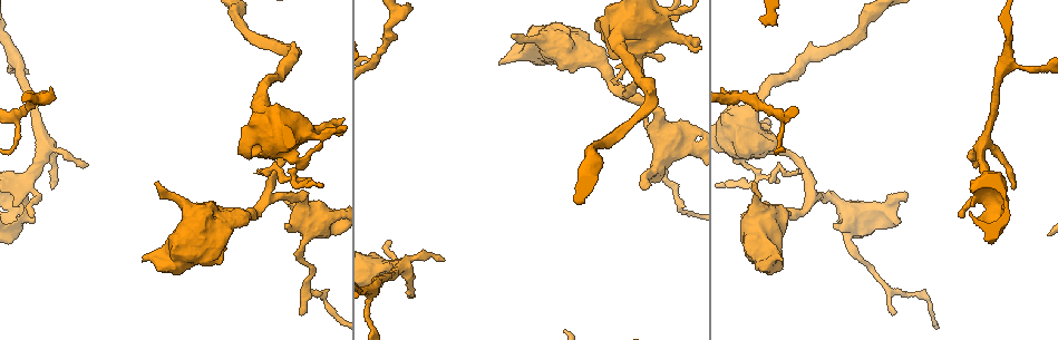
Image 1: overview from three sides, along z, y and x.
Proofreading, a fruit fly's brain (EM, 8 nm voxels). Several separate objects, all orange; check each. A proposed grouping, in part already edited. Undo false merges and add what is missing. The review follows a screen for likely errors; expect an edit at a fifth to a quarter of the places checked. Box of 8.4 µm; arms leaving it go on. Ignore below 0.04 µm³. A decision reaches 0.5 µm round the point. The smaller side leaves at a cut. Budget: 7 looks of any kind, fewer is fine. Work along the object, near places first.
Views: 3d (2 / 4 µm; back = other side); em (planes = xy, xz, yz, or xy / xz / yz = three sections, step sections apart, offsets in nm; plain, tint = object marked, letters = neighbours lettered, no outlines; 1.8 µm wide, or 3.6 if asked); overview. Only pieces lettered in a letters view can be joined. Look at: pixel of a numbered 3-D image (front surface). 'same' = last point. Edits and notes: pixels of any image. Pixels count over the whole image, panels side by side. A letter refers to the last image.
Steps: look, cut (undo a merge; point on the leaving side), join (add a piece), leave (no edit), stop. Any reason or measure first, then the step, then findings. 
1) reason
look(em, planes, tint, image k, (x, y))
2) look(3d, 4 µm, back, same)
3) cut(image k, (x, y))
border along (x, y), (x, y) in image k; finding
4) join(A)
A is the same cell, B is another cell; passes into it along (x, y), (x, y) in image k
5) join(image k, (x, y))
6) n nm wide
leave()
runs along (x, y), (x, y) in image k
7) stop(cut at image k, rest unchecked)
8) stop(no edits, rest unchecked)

calibre changes
look(em, planes, tint, image 1, (659, 132))

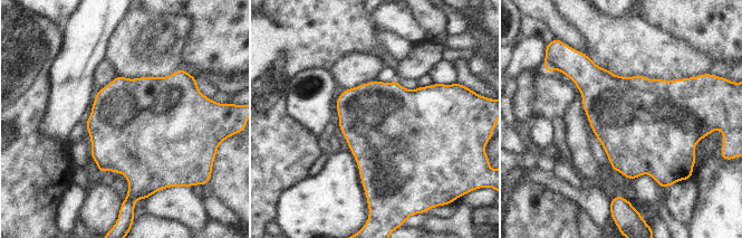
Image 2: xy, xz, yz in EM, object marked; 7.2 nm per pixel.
look(em, planes, letters, same)

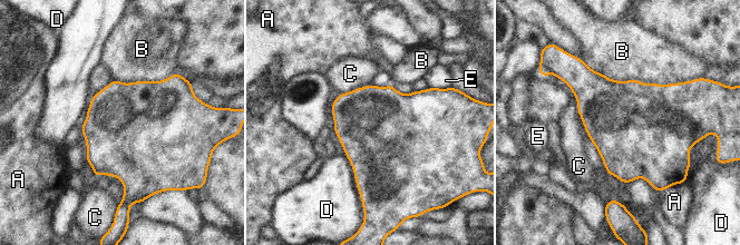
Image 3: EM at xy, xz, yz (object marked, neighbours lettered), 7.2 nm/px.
B touches over 750 nm
leave()
A, B, C, D and E are other cells; border along (371, 82), (339, 94) in image 3; one neuron here

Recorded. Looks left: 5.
an open end
look(3d, 4 µm, image 1, (303, 314))

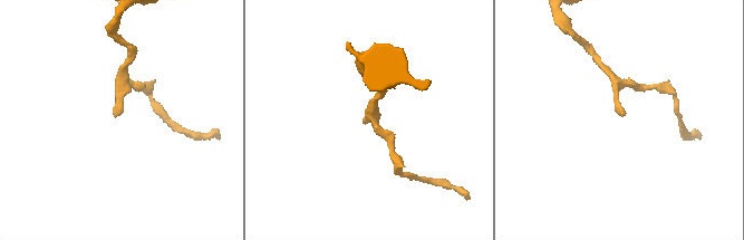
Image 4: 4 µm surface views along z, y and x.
need the tissue
look(em, planes, letters, image 4, (367, 120))

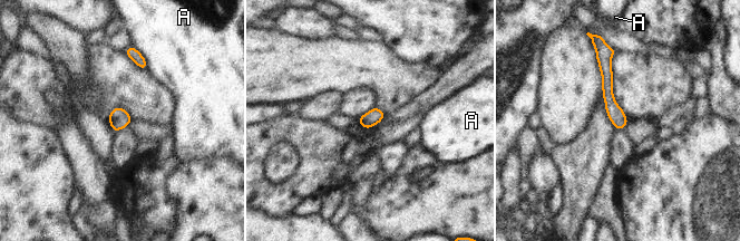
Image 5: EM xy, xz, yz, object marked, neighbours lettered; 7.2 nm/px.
leave()
A is another cell; runs along (607, 54), (607, 96), (621, 126) in image 5; no lettered piece goes on from it

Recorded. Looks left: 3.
free end
look(3d, 2 µm, image 1, (142, 260))

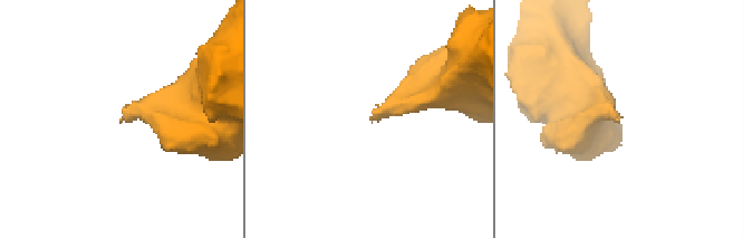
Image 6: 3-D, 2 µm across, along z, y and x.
need the tissue
look(em, planes, letters, image 6, (618, 119))

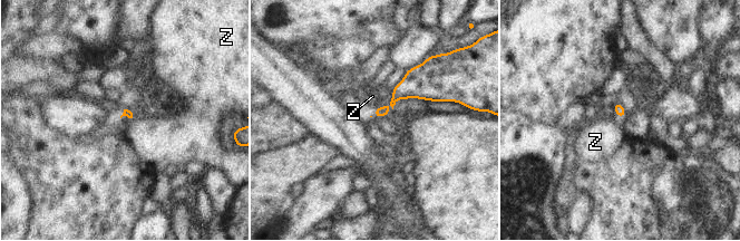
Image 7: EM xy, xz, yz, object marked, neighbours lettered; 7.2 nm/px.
leave()
Z is another cell; border along (387, 100), (389, 115) in image 7; no lettered piece goes on from it

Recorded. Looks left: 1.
stop(no edits, rest unchecked)

